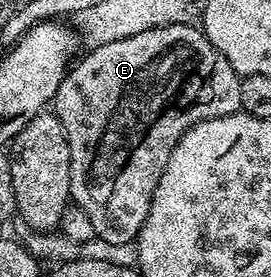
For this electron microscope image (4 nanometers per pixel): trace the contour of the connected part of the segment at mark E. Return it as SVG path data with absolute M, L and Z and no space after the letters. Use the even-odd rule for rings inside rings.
M166 25L165 27L146 29L146 33L134 33L134 37L126 37L122 41L110 41L110 45L92 47L89 52L89 55L80 64L76 63L68 71L61 84L58 85L54 98L54 114L58 117L58 121L62 121L62 129L66 133L66 141L70 149L71 202L82 208L86 217L90 217L97 239L110 245L122 245L123 243L132 243L140 234L142 225L146 221L146 213L150 213L150 201L154 197L158 177L162 177L162 173L170 161L170 153L174 149L174 145L178 145L180 138L196 123L207 119L226 117L240 110L241 76L236 74L230 61L226 61L226 57L222 57L222 53L218 53L218 49L214 49L214 45L210 45L203 30L196 25Z

